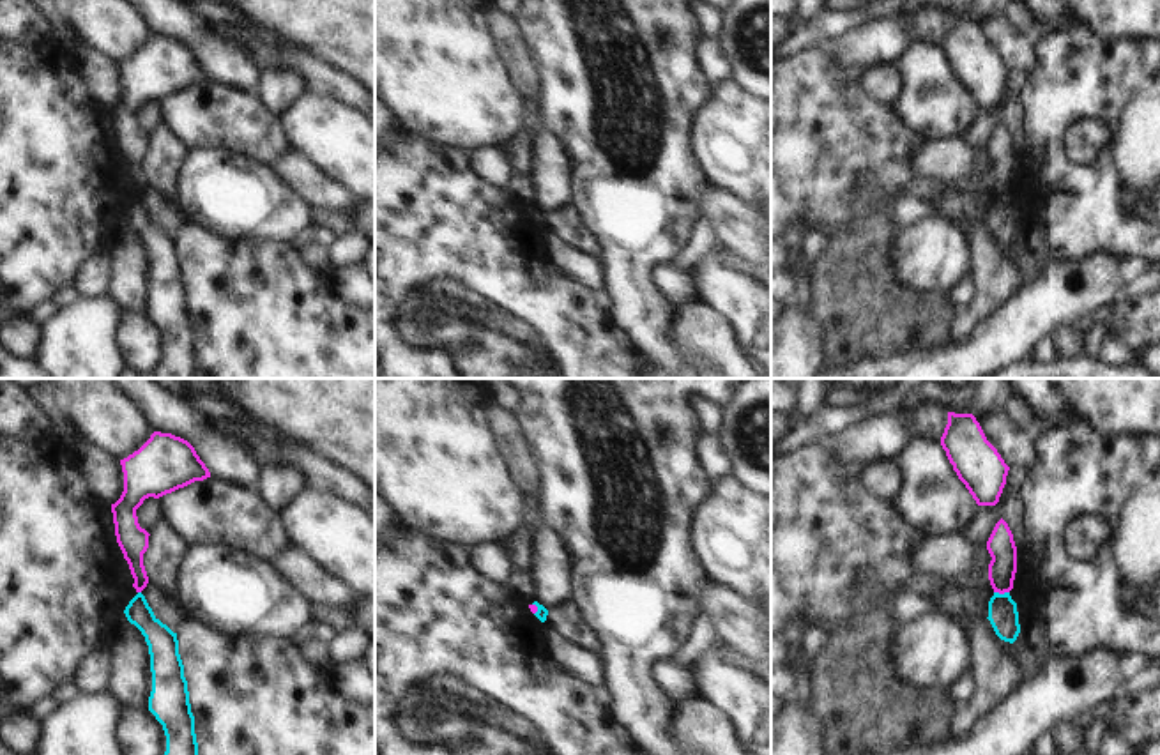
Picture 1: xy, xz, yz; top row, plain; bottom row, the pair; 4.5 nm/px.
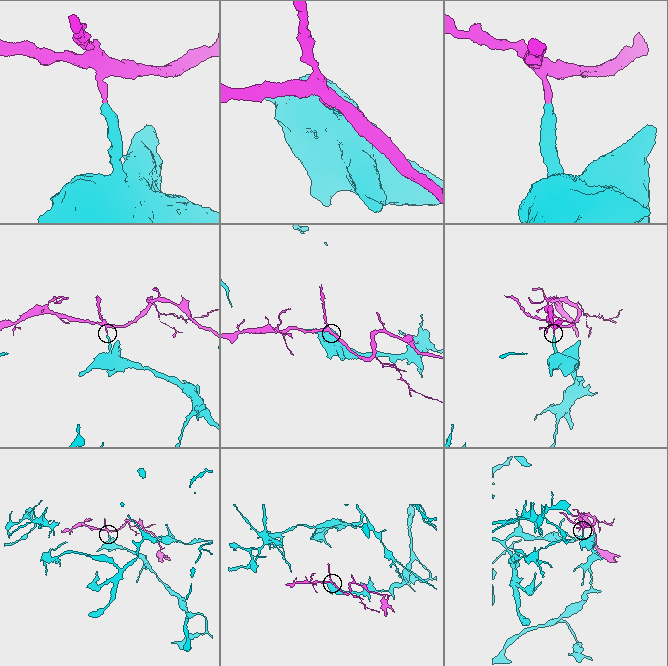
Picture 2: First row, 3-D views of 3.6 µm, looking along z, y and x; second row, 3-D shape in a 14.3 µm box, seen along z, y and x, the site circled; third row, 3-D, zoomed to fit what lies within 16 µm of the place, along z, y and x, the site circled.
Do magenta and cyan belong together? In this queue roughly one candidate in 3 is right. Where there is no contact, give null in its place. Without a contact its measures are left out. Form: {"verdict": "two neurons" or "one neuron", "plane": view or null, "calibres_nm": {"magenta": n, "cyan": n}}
{"verdict": "two neurons", "plane": "yz", "calibres_nm": {"magenta": 130, "cyan": 140}}

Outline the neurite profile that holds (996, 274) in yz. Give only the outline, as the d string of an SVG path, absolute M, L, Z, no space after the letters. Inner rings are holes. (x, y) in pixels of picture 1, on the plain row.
M973 219L965 223L964 235L971 246L974 294L969 304L957 306L950 325L951 341L967 338L978 322L1024 286L1024 271L1013 255L1013 248L1001 244L988 223Z

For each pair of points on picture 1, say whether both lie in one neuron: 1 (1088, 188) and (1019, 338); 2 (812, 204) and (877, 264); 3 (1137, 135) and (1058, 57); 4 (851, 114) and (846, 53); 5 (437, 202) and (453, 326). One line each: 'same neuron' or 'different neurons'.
1: different neurons
2: different neurons
3: same neuron
4: different neurons
5: same neuron

